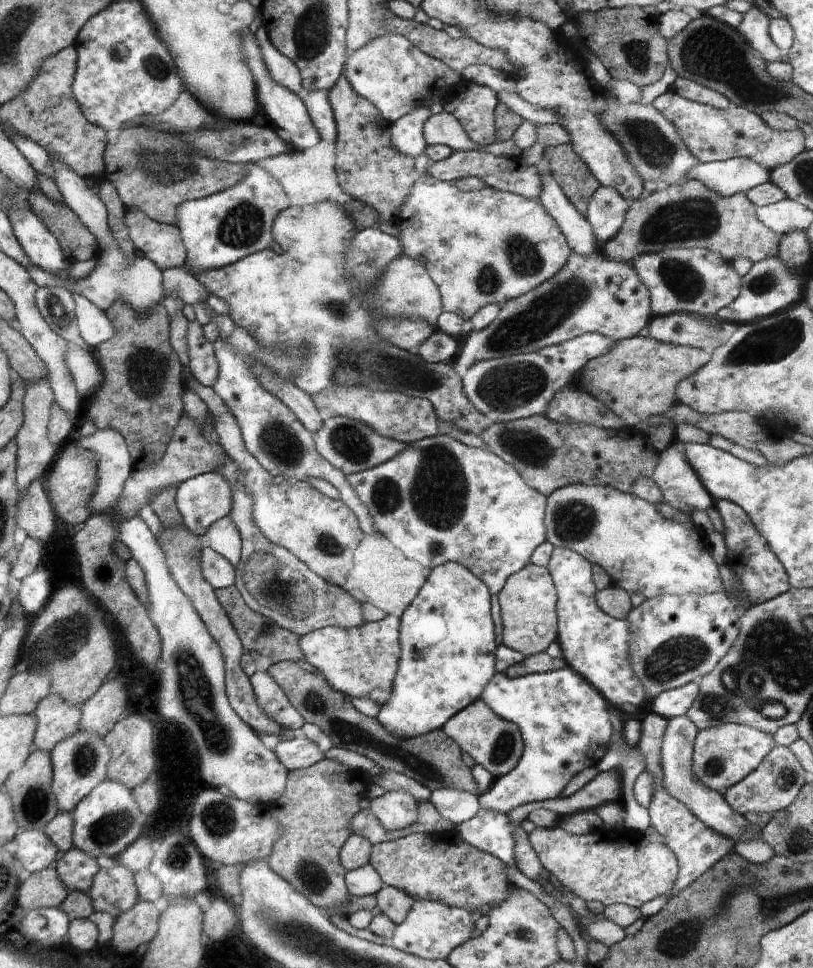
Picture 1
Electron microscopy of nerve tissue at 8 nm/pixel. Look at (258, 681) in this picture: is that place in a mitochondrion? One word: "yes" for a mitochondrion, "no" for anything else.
no

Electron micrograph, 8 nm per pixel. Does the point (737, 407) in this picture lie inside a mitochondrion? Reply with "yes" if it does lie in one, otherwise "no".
no

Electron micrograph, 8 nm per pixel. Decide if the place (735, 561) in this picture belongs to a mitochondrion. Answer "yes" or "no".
no

